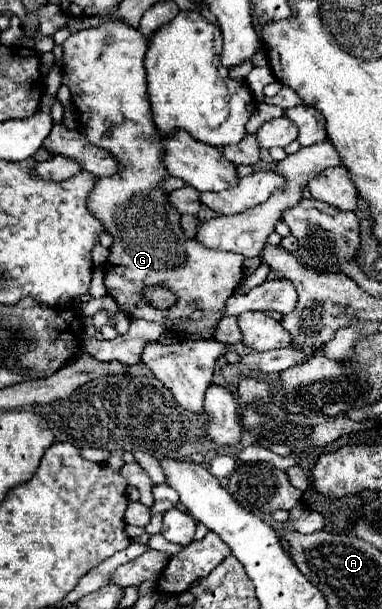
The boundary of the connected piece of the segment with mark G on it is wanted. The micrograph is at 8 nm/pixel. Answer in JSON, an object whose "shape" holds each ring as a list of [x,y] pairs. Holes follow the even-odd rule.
{"shape":[[[119,20],[107,22],[99,28],[81,30],[63,42],[63,84],[71,90],[79,132],[83,132],[97,148],[111,152],[119,162],[119,172],[95,178],[95,186],[87,198],[87,208],[113,236],[109,258],[103,266],[103,282],[107,294],[123,314],[129,320],[143,318],[171,324],[201,310],[201,320],[187,320],[179,330],[171,332],[203,340],[213,336],[213,330],[223,318],[227,298],[243,280],[245,258],[235,252],[205,248],[195,238],[169,238],[169,242],[165,240],[163,244],[163,206],[171,204],[167,192],[161,190],[161,184],[169,174],[161,164],[165,152],[161,152],[161,134],[153,124],[145,90],[145,52],[145,36]],[[149,286],[169,288],[177,294],[177,304],[169,310],[147,306],[141,292]]]}

